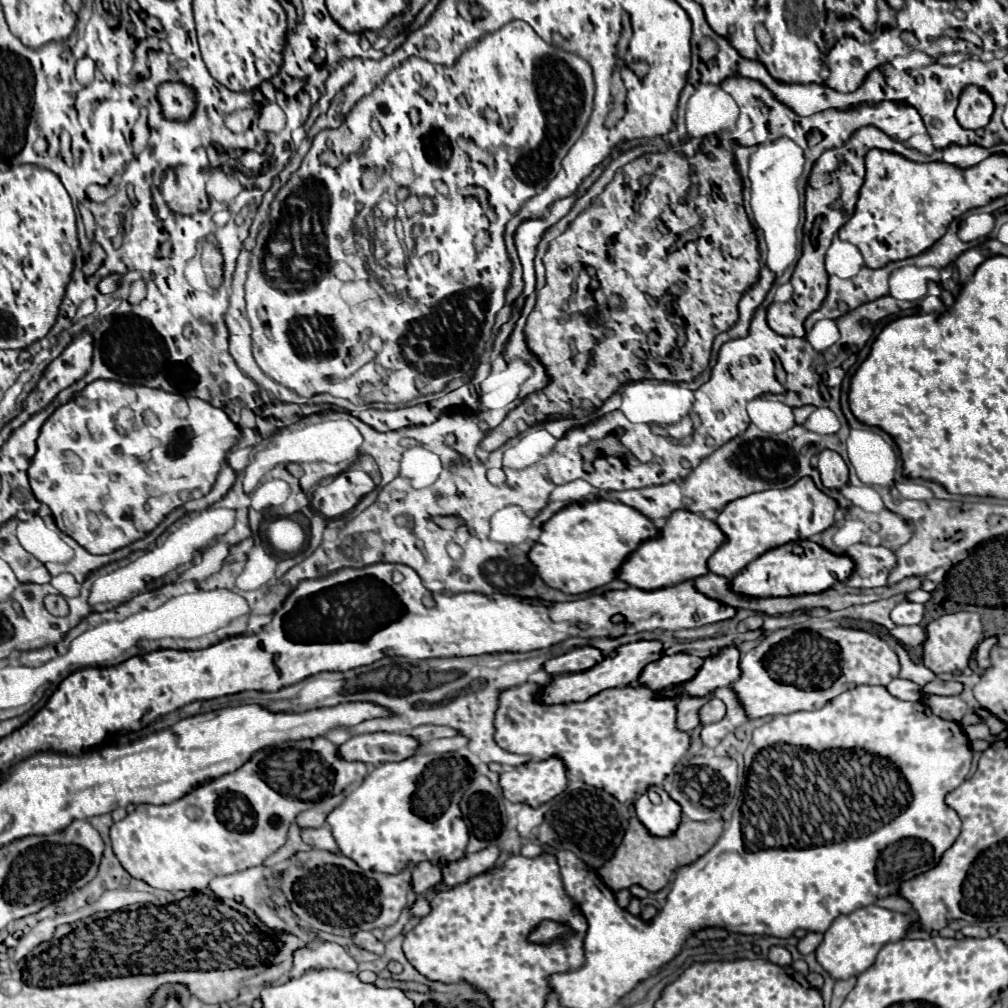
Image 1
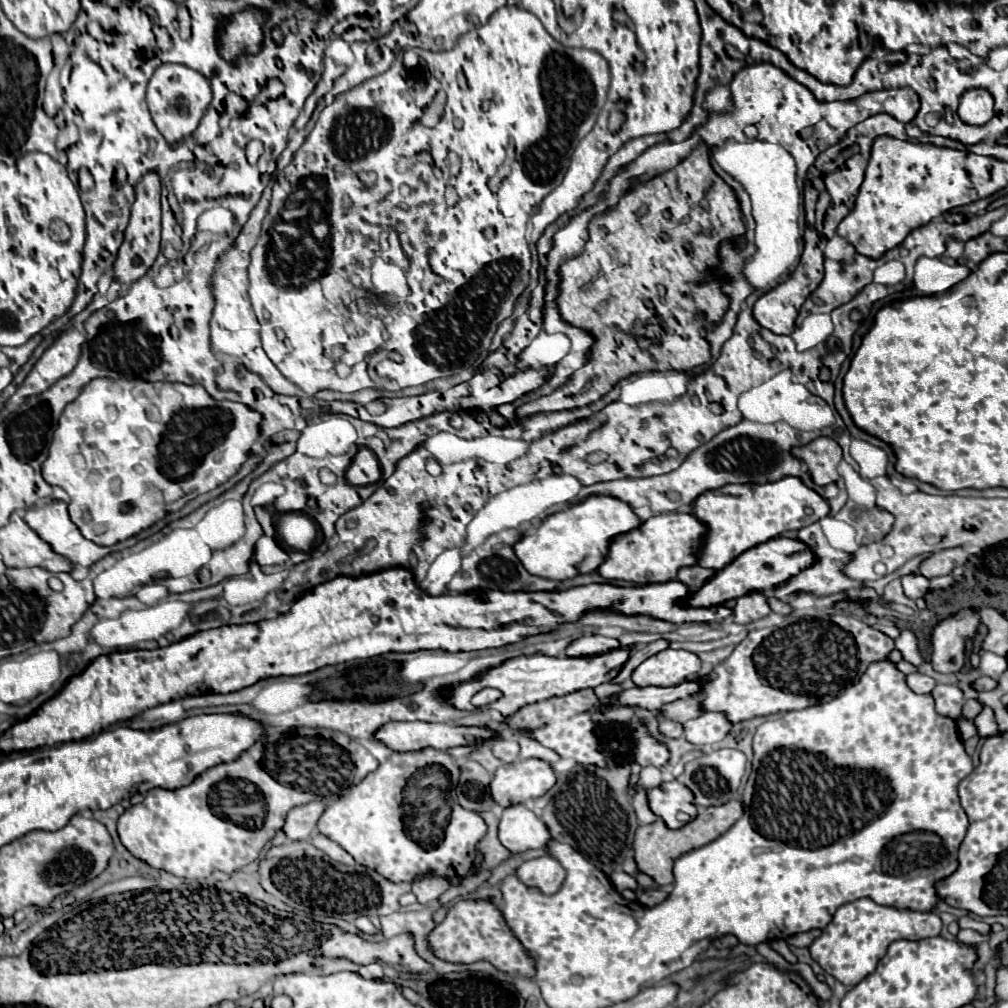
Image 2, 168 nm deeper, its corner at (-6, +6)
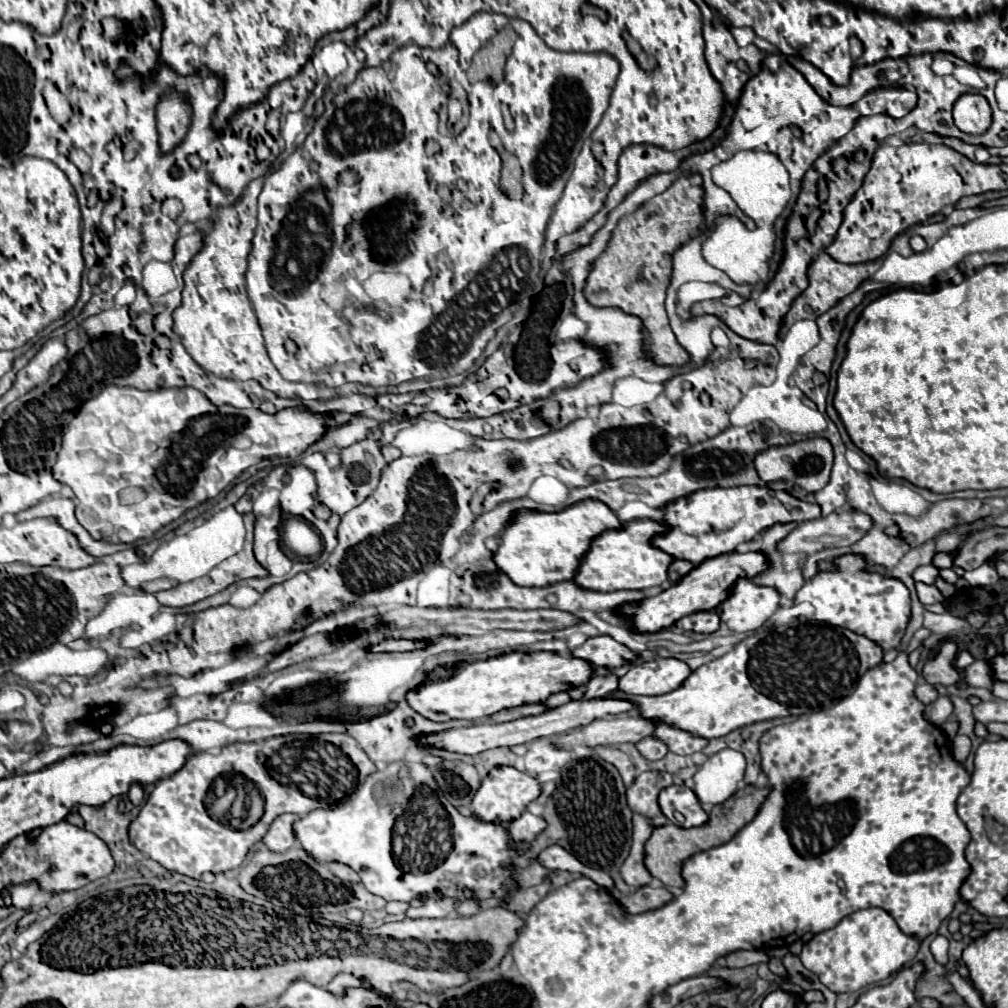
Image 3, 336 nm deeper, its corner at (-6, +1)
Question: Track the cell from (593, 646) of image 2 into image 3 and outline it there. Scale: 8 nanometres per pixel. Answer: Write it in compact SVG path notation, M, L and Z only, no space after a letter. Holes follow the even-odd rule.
M590 637L584 645L576 647L572 655L590 661L594 667L608 667L608 669L616 669L636 659L634 651L620 645L612 637Z

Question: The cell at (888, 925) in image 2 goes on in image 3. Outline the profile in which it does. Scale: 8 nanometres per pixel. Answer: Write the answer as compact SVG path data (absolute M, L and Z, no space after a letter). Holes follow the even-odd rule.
M868 907L846 915L836 927L814 935L804 945L800 959L804 967L810 969L830 991L850 993L860 991L870 983L888 979L888 975L914 961L918 947L920 939L902 933L896 921L884 909Z

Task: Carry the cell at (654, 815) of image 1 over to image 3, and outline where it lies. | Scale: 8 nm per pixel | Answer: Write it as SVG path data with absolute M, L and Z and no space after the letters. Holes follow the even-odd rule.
M670 785L666 789L660 791L660 797L658 797L658 805L662 809L662 813L674 823L674 825L680 825L676 823L674 819L674 811L682 813L684 815L684 823L680 827L698 827L698 825L704 825L708 821L708 815L704 813L704 809L700 807L696 795L692 793L692 789L688 789L686 785Z

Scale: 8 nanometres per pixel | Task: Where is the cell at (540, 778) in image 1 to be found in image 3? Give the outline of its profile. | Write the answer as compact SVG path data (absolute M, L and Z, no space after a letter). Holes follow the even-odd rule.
M494 767L488 773L488 777L482 781L480 789L476 791L476 795L472 799L472 809L474 809L474 815L482 821L508 825L510 821L518 819L518 815L522 815L526 805L530 801L538 799L540 793L542 793L542 787L540 787L536 777L532 777L528 773L522 773L514 767Z

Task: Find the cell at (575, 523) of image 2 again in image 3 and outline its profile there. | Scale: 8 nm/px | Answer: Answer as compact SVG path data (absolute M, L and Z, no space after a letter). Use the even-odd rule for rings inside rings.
M596 499L574 503L558 513L518 511L514 521L504 529L502 545L494 551L494 561L516 585L548 587L560 581L574 579L592 541L602 531L620 527L622 521L616 517L616 513Z

